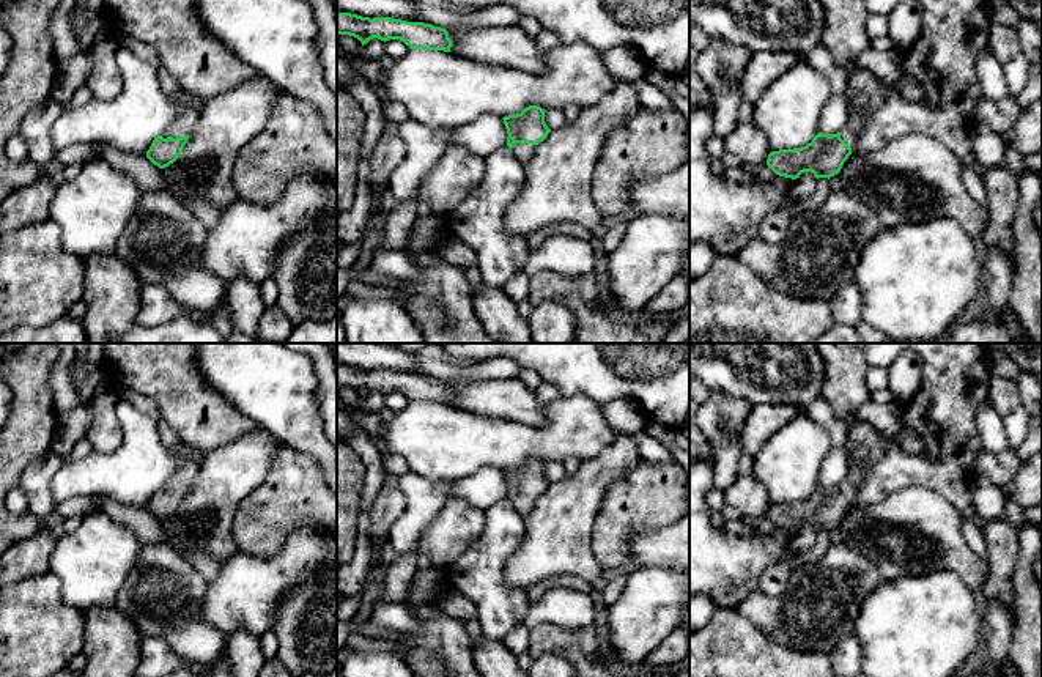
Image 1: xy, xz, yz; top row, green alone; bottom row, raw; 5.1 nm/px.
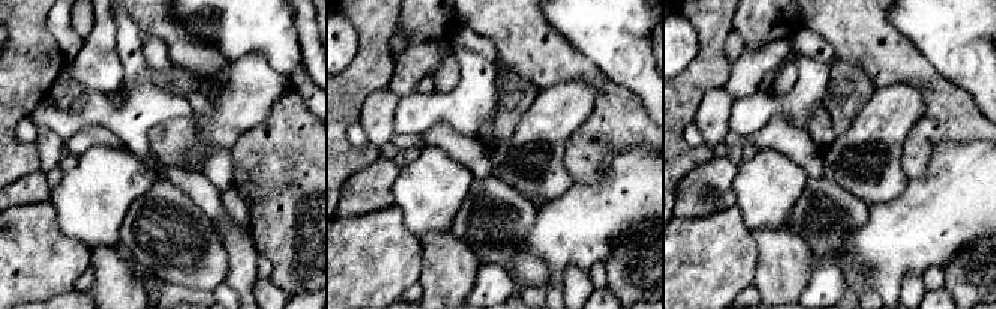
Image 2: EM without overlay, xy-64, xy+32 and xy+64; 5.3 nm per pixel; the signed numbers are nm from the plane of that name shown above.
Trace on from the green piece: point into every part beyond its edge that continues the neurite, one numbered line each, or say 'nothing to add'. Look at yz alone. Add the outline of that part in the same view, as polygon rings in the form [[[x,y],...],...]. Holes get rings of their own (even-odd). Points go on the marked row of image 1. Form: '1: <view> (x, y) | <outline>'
1: yz (864, 92) | [[[850,69],[845,90],[848,99],[848,120],[841,139],[853,148],[866,121],[883,104],[883,82],[867,69]]]

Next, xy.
1: xy (188, 117) | [[[170,98],[170,99],[173,101],[176,110],[179,112],[179,117],[162,134],[162,137],[164,139],[167,139],[167,137],[176,139],[176,137],[187,135],[198,120],[198,112],[195,109],[183,105],[181,102],[175,101],[173,98]]]

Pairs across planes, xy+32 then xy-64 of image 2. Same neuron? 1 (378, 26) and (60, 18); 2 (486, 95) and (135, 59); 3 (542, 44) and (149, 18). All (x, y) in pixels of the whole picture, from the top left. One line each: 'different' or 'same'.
1: different
2: same
3: same

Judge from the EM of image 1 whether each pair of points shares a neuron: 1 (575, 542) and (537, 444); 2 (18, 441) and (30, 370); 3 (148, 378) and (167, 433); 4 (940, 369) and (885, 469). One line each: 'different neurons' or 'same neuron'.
1: different neurons
2: same neuron
3: different neurons
4: same neuron

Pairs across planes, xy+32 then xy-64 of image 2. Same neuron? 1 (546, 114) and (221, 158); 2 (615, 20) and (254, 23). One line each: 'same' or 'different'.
1: different
2: same

